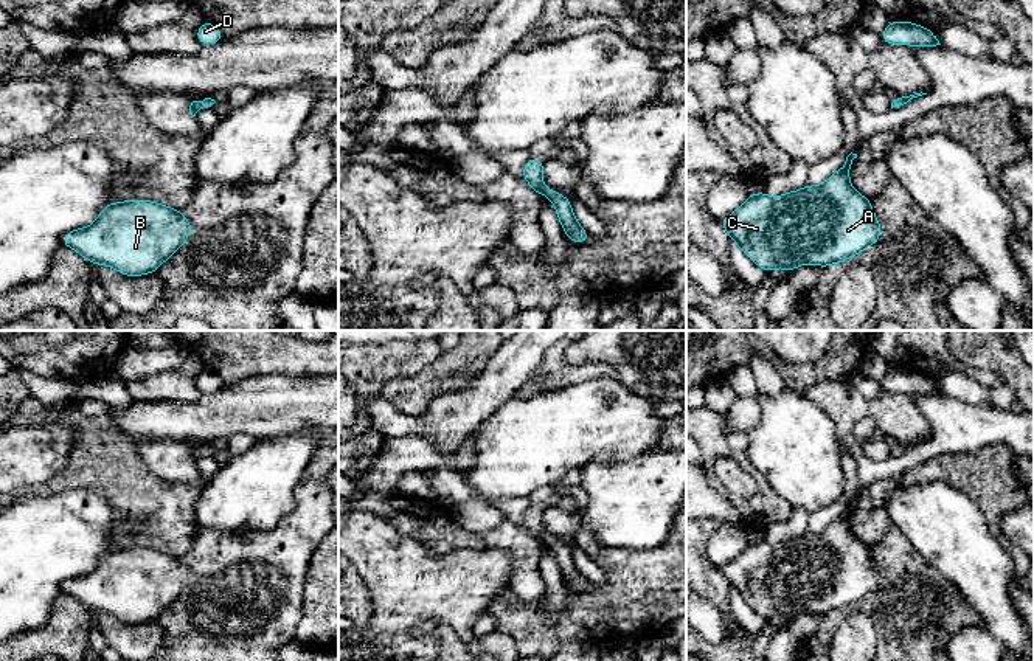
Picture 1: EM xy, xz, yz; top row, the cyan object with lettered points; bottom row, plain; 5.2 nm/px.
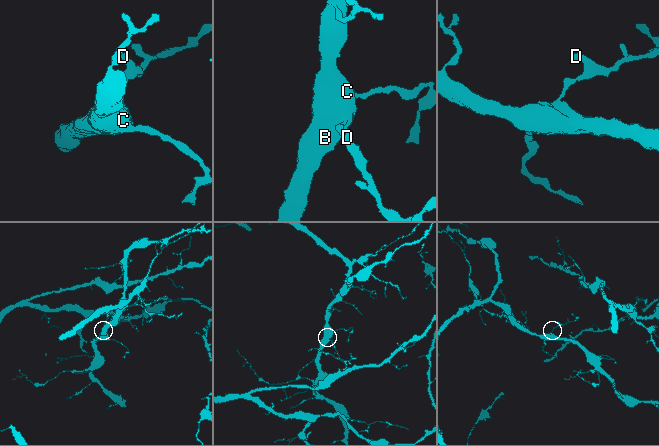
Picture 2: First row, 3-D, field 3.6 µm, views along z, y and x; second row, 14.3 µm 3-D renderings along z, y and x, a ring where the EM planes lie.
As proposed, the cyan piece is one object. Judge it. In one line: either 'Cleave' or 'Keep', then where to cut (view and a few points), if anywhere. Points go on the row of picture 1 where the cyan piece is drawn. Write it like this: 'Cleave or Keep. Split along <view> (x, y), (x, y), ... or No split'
Keep. No split

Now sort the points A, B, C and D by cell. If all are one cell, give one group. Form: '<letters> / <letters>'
A B C D

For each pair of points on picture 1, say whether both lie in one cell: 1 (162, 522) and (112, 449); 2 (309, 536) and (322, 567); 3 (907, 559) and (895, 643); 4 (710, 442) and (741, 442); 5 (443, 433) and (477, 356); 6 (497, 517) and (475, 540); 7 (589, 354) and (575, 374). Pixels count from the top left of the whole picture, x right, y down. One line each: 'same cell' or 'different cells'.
1: same cell
2: different cells
3: same cell
4: different cells
5: different cells
6: different cells
7: different cells

